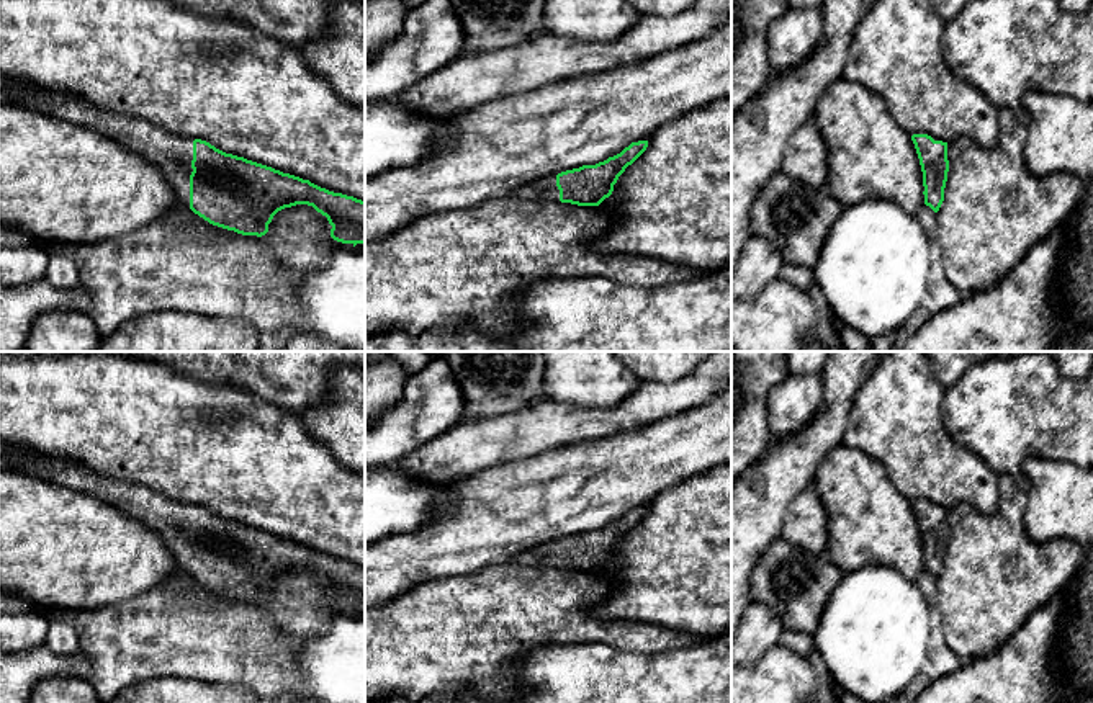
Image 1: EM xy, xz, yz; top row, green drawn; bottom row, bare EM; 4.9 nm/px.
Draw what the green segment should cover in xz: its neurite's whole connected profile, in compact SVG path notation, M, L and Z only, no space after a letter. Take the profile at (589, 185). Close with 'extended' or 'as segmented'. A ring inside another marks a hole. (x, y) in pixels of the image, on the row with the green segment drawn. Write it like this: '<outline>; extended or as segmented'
M648 141L632 142L620 154L596 165L548 175L512 191L522 199L561 201L578 206L599 206L614 191L618 177L648 147Z; extended

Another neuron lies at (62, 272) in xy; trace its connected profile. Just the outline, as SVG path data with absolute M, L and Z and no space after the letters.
M52 255L44 276L52 286L69 291L80 286L80 273L75 262L65 255Z

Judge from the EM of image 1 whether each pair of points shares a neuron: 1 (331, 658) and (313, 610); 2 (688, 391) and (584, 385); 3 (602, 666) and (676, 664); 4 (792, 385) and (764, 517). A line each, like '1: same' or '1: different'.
1: different
2: different
3: same
4: different

